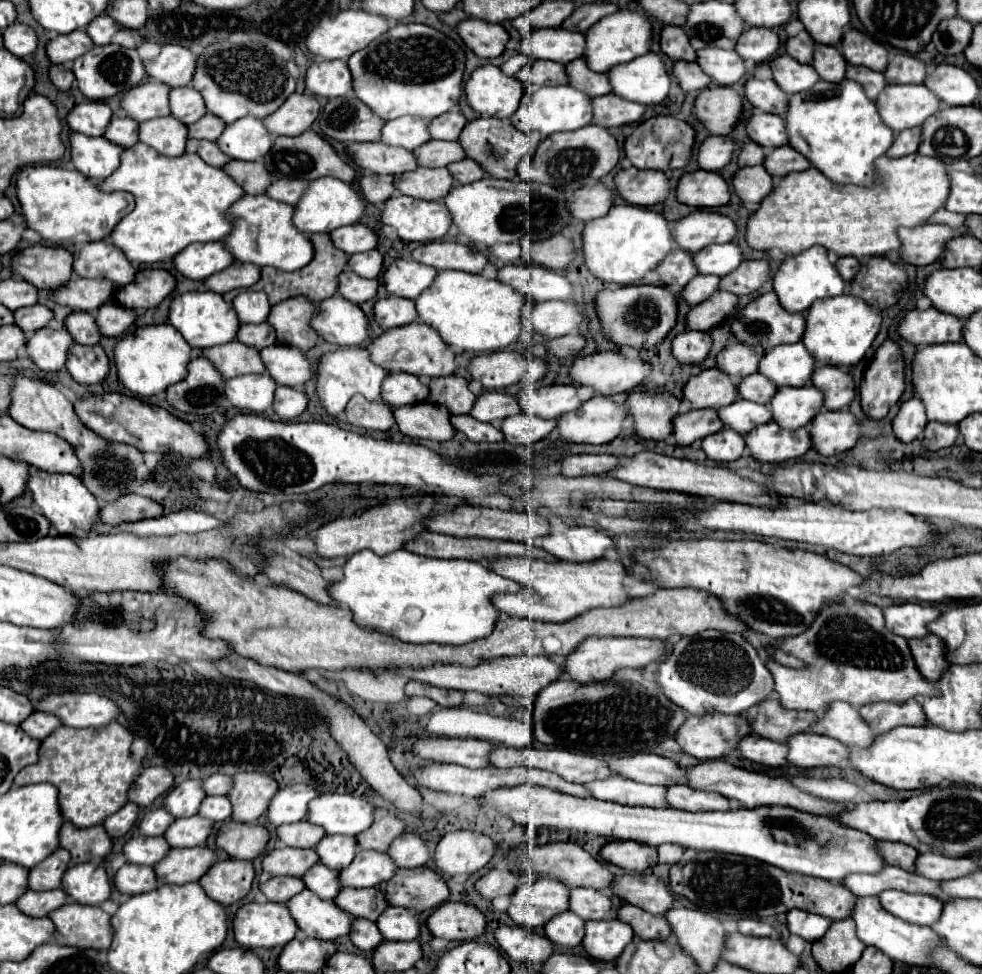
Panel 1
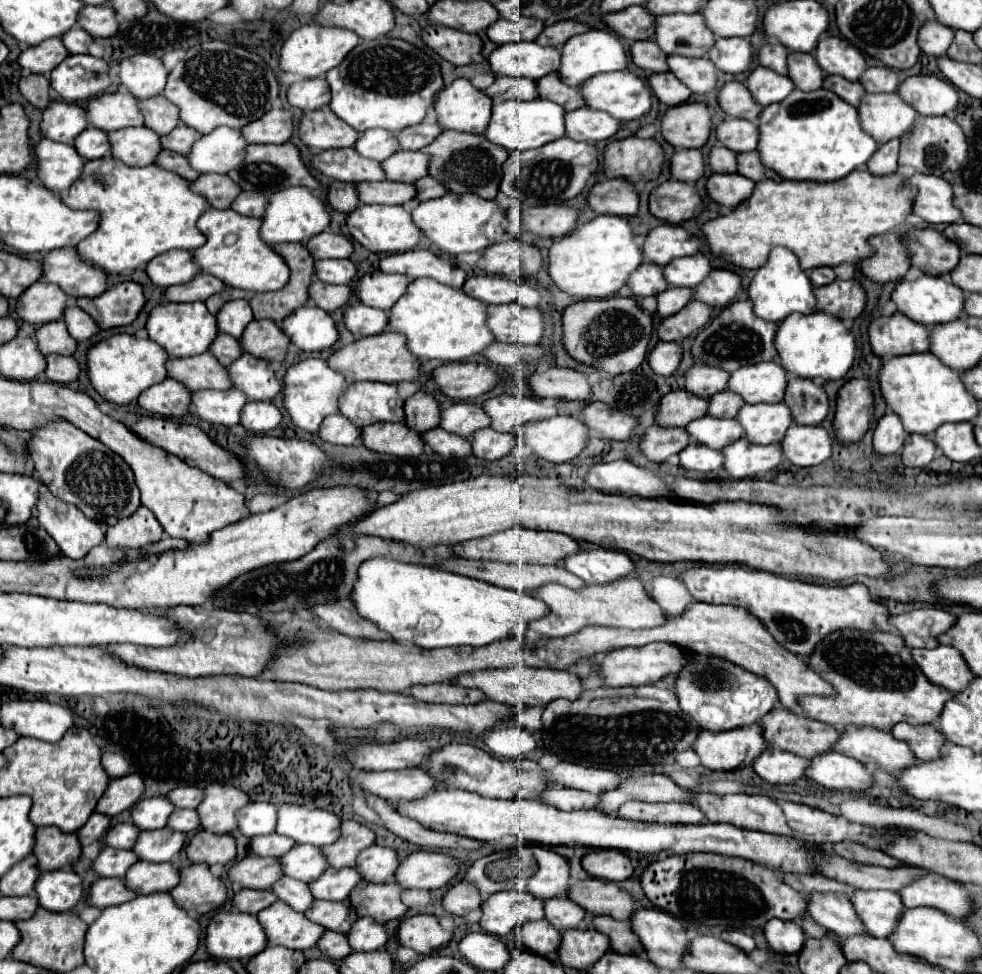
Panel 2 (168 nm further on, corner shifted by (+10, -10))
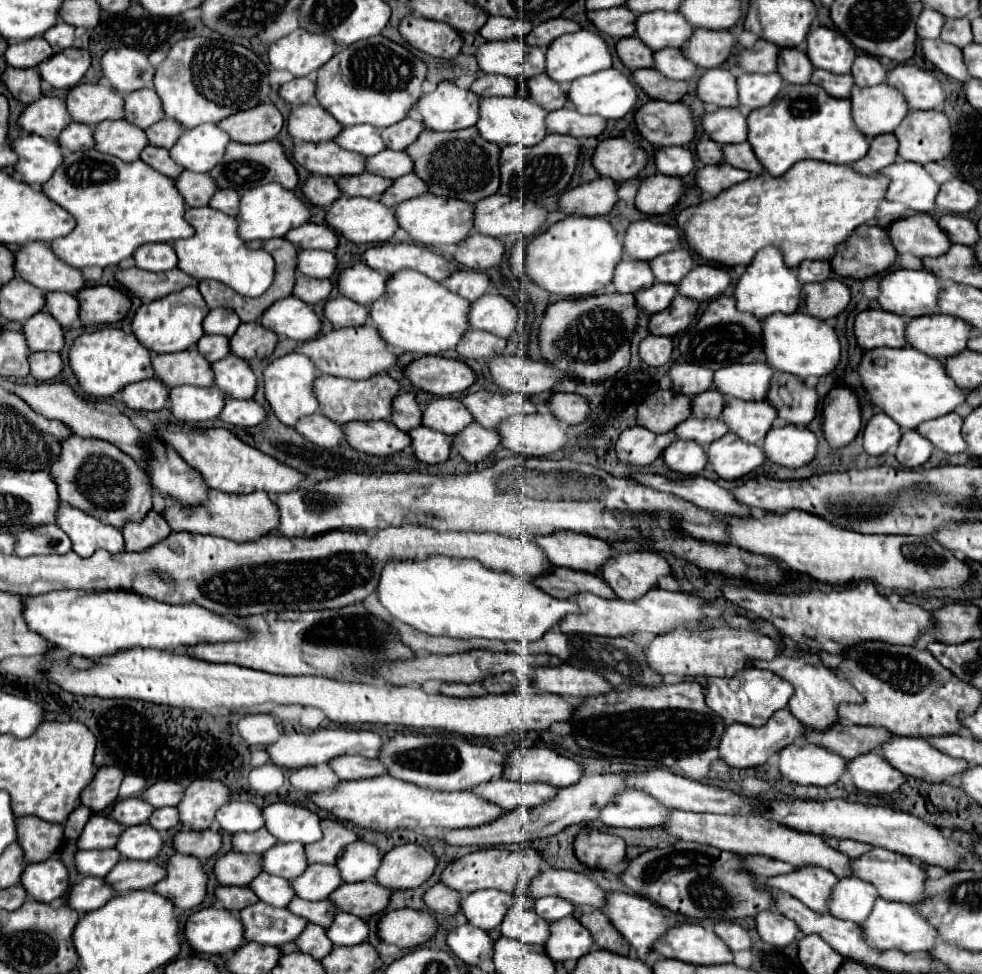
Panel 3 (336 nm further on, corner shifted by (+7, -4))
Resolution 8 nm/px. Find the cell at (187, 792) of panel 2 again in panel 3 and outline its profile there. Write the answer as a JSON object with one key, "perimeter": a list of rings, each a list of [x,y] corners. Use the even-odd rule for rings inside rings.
{"perimeter":[[[157,782],[153,786],[147,786],[141,794],[145,802],[149,802],[153,808],[163,808],[163,806],[177,806],[183,798],[185,788],[179,786],[177,782]]]}

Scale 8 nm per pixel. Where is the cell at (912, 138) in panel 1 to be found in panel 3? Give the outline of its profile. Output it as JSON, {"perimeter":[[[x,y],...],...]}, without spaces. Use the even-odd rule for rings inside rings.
{"perimeter":[[[879,134],[877,138],[869,138],[869,152],[865,154],[865,158],[853,162],[851,168],[857,170],[859,174],[875,174],[877,170],[893,164],[895,160],[897,160],[897,138],[893,134]]]}

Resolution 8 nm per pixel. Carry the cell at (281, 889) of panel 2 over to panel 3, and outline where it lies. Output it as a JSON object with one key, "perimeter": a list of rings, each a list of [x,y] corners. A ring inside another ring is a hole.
{"perimeter":[[[257,874],[249,886],[249,890],[253,890],[257,894],[257,898],[269,906],[275,906],[275,908],[285,908],[291,898],[295,896],[289,882],[281,876],[271,876],[271,874]]]}

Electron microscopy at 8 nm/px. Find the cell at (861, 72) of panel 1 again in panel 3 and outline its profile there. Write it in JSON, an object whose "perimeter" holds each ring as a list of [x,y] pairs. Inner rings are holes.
{"perimeter":[[[815,68],[811,74],[811,82],[823,86],[831,96],[835,98],[849,98],[851,88],[853,88],[853,76],[851,74],[831,74],[827,70]]]}

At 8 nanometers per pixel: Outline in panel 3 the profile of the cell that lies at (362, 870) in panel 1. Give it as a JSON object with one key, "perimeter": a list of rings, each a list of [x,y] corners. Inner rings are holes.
{"perimeter":[[[309,864],[305,874],[289,880],[293,892],[303,900],[325,900],[337,886],[343,884],[337,866]]]}

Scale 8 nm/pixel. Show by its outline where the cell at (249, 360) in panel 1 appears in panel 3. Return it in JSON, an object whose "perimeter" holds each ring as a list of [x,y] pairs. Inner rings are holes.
{"perimeter":[[[185,350],[175,354],[155,354],[151,356],[151,366],[155,376],[165,382],[165,386],[213,386],[211,364],[197,352]]]}

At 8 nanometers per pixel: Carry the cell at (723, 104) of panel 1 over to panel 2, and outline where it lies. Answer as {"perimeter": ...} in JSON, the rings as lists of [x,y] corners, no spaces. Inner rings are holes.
{"perimeter":[[[704,102],[672,106],[662,118],[662,136],[674,148],[702,148],[710,132],[712,112]]]}

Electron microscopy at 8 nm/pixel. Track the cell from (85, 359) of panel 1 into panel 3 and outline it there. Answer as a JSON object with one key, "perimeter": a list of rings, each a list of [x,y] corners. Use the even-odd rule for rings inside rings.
{"perimeter":[[[31,352],[29,354],[29,368],[31,376],[37,382],[47,382],[55,376],[59,376],[63,362],[57,352]]]}

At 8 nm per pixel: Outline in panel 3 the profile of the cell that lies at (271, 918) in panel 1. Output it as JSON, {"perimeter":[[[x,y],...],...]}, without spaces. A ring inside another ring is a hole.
{"perimeter":[[[201,908],[187,918],[185,940],[197,954],[227,956],[243,944],[243,924],[225,908]]]}

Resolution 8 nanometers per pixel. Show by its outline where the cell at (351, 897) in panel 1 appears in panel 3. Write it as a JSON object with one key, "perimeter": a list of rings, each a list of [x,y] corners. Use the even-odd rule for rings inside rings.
{"perimeter":[[[293,898],[293,902],[289,902],[287,910],[291,910],[293,914],[305,918],[307,922],[319,924],[323,928],[327,928],[333,922],[333,916],[337,912],[337,908],[331,902],[327,902],[327,900],[321,900],[321,902],[305,902],[301,898]]]}

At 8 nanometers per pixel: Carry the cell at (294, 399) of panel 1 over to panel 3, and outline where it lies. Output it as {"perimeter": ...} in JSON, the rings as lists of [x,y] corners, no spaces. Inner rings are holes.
{"perimeter":[[[229,398],[225,402],[225,410],[221,410],[221,414],[217,418],[221,422],[233,424],[233,426],[249,428],[249,426],[257,426],[265,418],[265,410],[253,400]]]}

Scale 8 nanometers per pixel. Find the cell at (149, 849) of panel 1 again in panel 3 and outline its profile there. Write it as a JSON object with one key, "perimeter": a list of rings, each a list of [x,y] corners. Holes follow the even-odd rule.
{"perimeter":[[[77,850],[75,854],[75,866],[81,876],[97,876],[105,878],[109,870],[119,862],[119,852],[109,850]]]}

